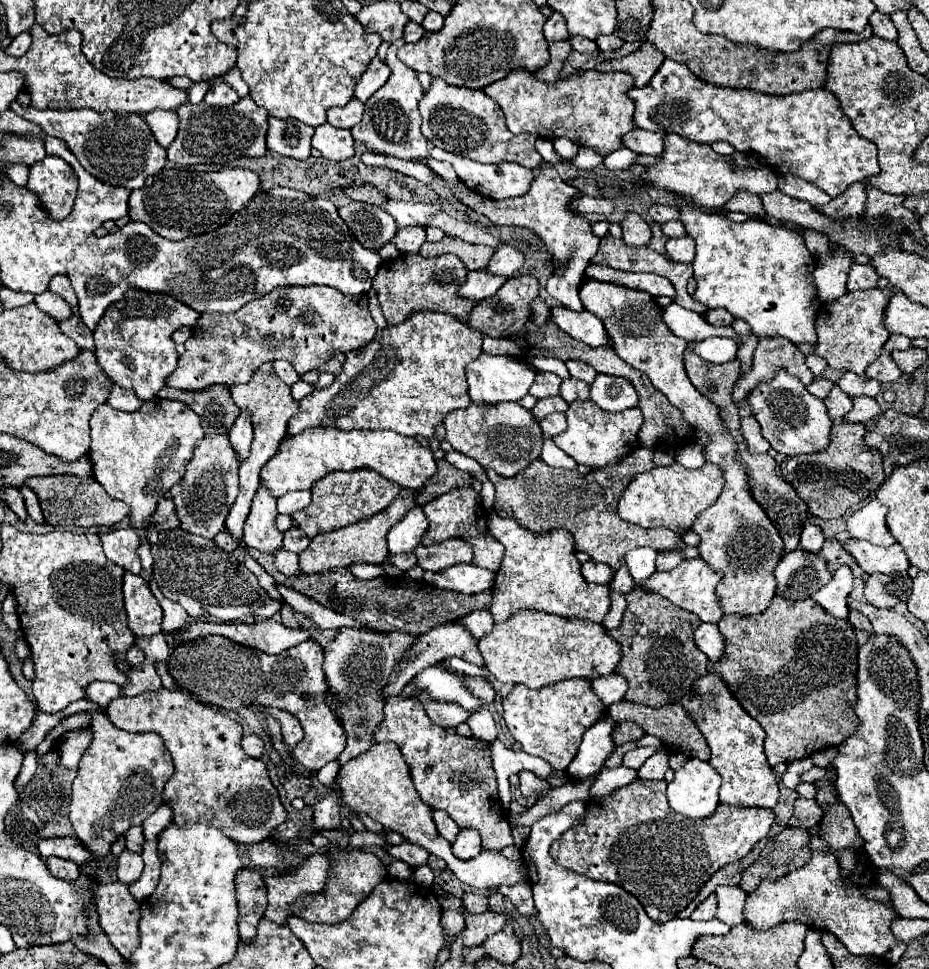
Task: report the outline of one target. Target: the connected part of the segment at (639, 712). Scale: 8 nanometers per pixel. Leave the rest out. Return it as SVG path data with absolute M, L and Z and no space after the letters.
M615 702L611 704L609 708L609 716L615 720L615 722L625 722L625 720L631 720L635 724L639 724L645 734L655 734L661 738L663 746L669 748L671 752L681 752L685 754L687 758L699 758L699 760L709 760L709 746L703 738L703 734L699 732L699 728L695 726L695 722L689 718L689 714L685 712L685 708L681 708L679 704L673 704L673 706L667 706L667 708L649 708L649 706L639 706L639 704L633 704L633 702Z

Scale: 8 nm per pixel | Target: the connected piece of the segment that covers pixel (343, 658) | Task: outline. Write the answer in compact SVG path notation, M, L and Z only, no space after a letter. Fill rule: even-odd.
M341 628L335 640L323 648L325 664L323 670L327 674L329 690L337 698L335 714L347 734L347 746L339 754L337 762L343 766L351 758L367 752L375 742L375 728L383 722L383 708L387 696L383 696L385 684L389 684L389 676L393 668L403 660L409 648L417 642L417 636L405 632L373 632L373 630L357 630L357 628Z

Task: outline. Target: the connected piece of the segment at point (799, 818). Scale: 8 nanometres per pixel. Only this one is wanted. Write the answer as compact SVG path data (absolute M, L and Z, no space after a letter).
M797 798L795 800L795 814L789 820L789 826L795 828L803 828L809 830L813 826L817 826L823 818L821 808L815 804L815 800L807 800L807 798Z

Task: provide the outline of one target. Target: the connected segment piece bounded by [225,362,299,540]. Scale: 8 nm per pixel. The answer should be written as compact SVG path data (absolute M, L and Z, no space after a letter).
M265 362L251 378L251 382L247 384L237 384L231 388L231 396L235 400L235 404L249 412L251 414L251 424L253 424L253 430L255 430L255 436L253 436L253 444L251 444L251 454L249 458L239 466L239 496L235 500L235 504L231 506L231 512L227 516L227 522L225 522L225 528L227 532L235 538L235 540L241 540L243 536L243 526L245 526L245 520L247 520L247 514L249 514L249 508L251 508L251 500L257 492L257 486L259 486L259 472L261 468L277 454L279 450L279 444L281 440L285 438L285 430L287 430L287 422L289 418L299 410L299 404L293 400L291 396L291 388L287 384L283 384L283 380L279 380L279 376L275 376L275 370L273 370L273 362Z

